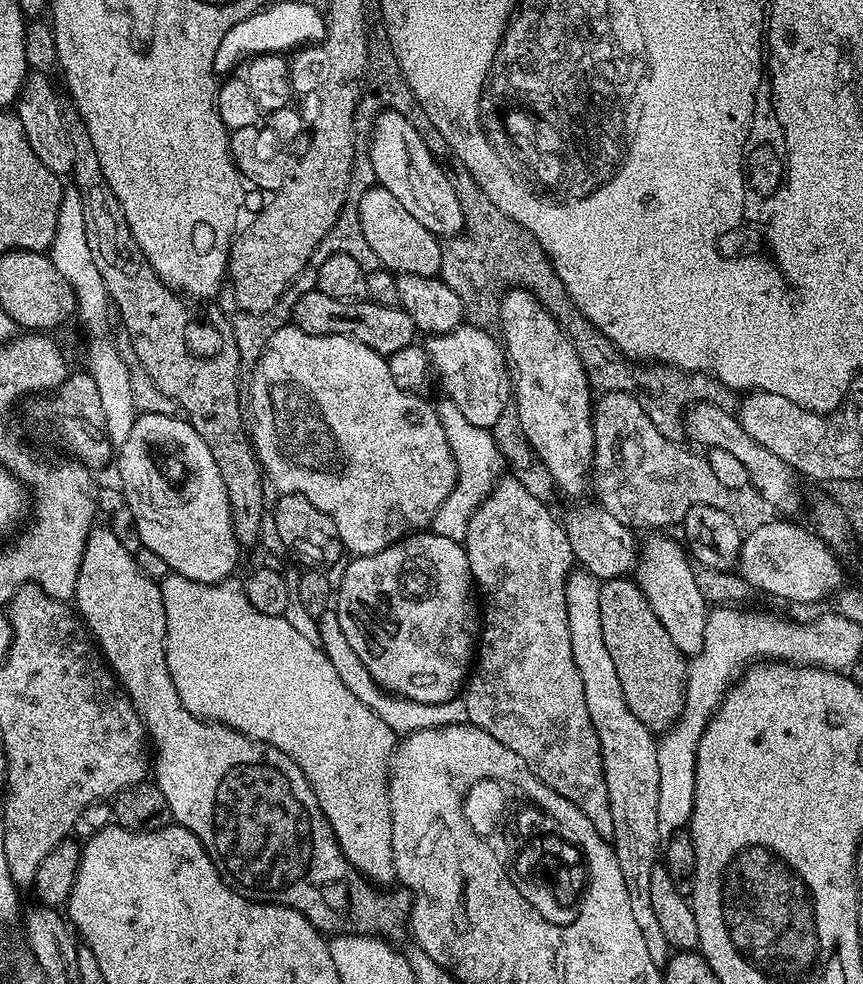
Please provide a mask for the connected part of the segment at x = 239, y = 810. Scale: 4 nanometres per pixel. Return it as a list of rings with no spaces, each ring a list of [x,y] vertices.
[[[108,526],[93,527],[92,532],[88,535],[86,550],[82,554],[82,566],[78,570],[78,586],[74,597],[74,607],[81,620],[92,634],[92,639],[100,645],[101,652],[104,653],[104,659],[108,661],[108,667],[120,681],[124,688],[124,693],[132,700],[134,710],[140,715],[140,721],[144,724],[144,730],[151,747],[154,749],[154,782],[162,790],[166,798],[166,806],[170,806],[170,814],[173,821],[181,824],[210,854],[218,874],[224,879],[238,895],[246,897],[248,900],[259,900],[262,904],[281,904],[287,908],[298,910],[310,921],[318,931],[325,934],[356,934],[363,930],[380,930],[384,924],[384,896],[377,885],[371,883],[365,876],[361,876],[357,868],[352,868],[348,859],[342,854],[338,842],[334,838],[334,830],[322,814],[322,806],[318,806],[318,798],[306,782],[306,774],[290,759],[282,750],[270,746],[261,740],[250,738],[238,730],[229,728],[226,724],[213,722],[210,720],[200,720],[178,698],[178,690],[174,690],[174,682],[170,678],[170,670],[166,666],[166,650],[164,649],[164,639],[166,638],[166,610],[162,606],[162,594],[160,585],[155,580],[146,578],[142,570],[138,570],[135,555],[127,552],[126,548],[118,542],[111,529]]]

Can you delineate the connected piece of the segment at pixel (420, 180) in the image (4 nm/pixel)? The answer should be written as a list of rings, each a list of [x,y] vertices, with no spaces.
[[[385,110],[373,120],[368,138],[368,153],[371,175],[376,175],[375,183],[390,190],[390,194],[394,194],[394,198],[398,198],[404,209],[413,218],[418,218],[426,230],[433,232],[437,238],[465,231],[462,206],[445,165],[435,160],[430,150],[426,150],[426,142],[418,138],[418,130],[414,130],[414,126],[410,126],[402,114]]]

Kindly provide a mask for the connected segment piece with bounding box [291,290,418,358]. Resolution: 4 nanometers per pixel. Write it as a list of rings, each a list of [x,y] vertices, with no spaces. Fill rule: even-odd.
[[[310,291],[302,294],[298,302],[292,307],[291,323],[301,328],[306,334],[318,334],[319,336],[345,336],[362,342],[362,346],[370,346],[379,356],[385,358],[410,347],[417,339],[418,333],[410,314],[406,310],[392,304],[372,304],[371,299],[358,300],[356,303],[338,302],[318,291]]]

